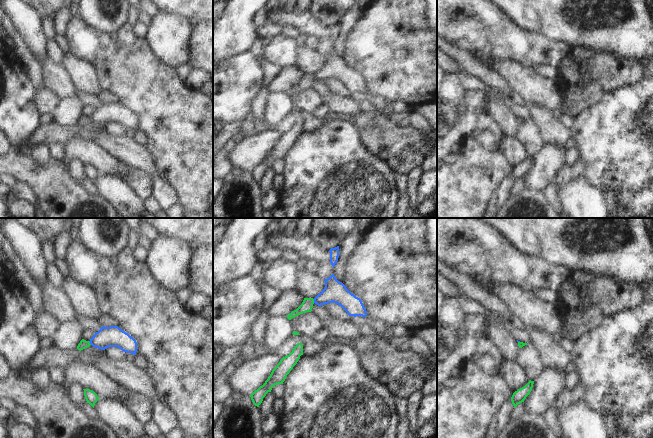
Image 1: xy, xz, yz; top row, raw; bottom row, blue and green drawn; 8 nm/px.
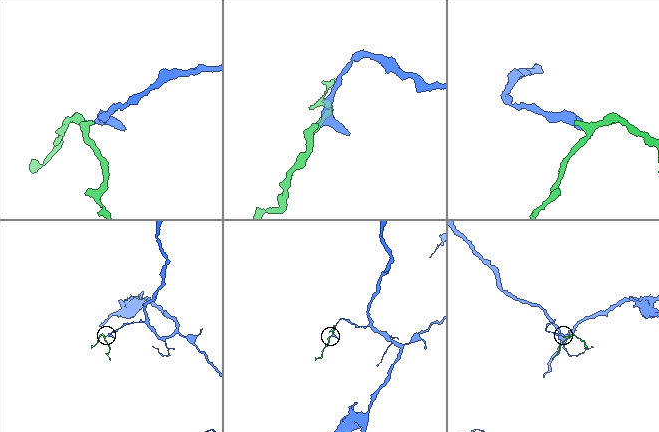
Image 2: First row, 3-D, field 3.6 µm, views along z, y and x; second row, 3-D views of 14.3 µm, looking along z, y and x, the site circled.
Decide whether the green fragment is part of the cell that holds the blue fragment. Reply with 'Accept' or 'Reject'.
Accept.

